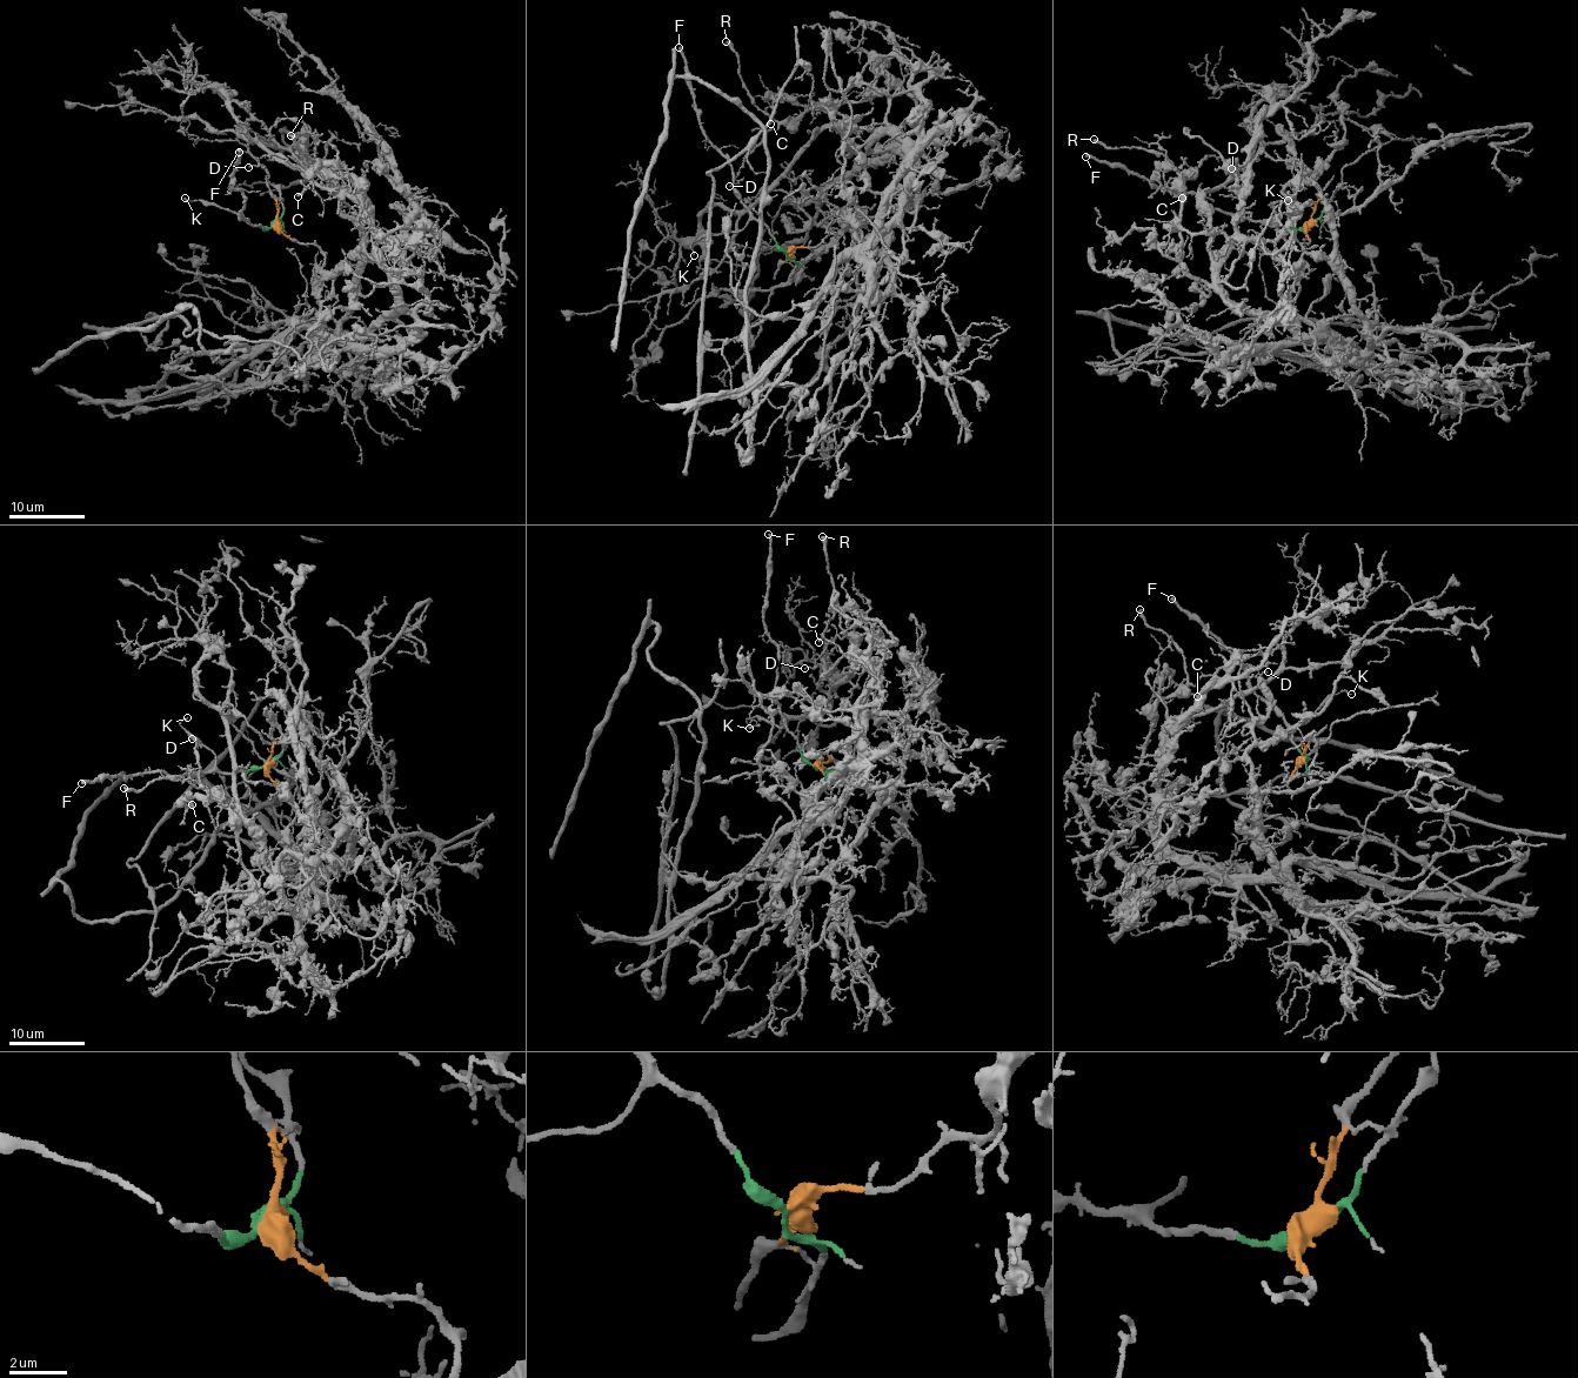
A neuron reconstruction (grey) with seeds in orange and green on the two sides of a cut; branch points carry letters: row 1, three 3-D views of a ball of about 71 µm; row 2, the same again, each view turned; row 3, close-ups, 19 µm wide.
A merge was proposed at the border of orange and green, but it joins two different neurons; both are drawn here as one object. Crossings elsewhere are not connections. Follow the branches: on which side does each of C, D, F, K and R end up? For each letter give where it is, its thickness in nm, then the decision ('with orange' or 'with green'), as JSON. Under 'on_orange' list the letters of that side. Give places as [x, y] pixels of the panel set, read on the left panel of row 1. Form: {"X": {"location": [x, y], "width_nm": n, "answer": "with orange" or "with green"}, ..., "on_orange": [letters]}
{"C": {"location": [298, 196], "width_nm": 190, "answer": "with orange"}, "D": {"location": [248, 167], "width_nm": 100, "answer": "with orange"}, "F": {"location": [239, 152], "width_nm": 320, "answer": "with green"}, "K": {"location": [185, 198], "width_nm": 110, "answer": "with green"}, "R": {"location": [291, 135], "width_nm": 400, "answer": "with orange"}, "on_orange": ["C", "D", "R"]}

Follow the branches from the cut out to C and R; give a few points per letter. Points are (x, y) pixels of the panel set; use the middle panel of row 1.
C: (787, 255), (848, 219), (862, 241), (877, 234), (903, 198), (904, 147), (884, 94), (773, 98), (770, 124)
R: (787, 255), (848, 219), (860, 241), (895, 215), (901, 134), (884, 94), (776, 121), (724, 41)

